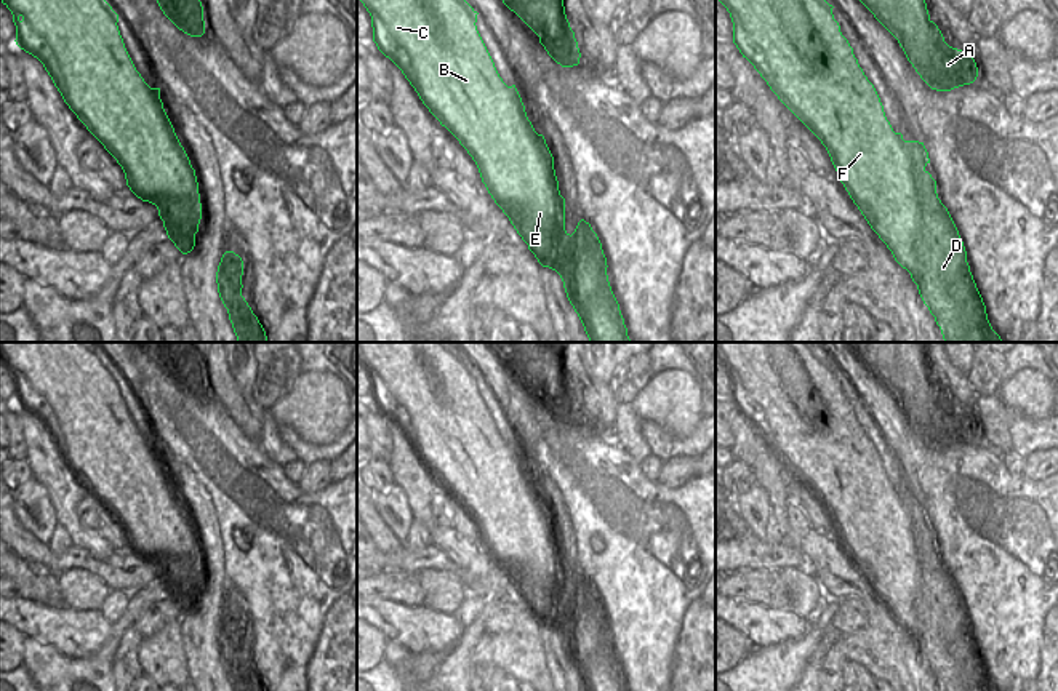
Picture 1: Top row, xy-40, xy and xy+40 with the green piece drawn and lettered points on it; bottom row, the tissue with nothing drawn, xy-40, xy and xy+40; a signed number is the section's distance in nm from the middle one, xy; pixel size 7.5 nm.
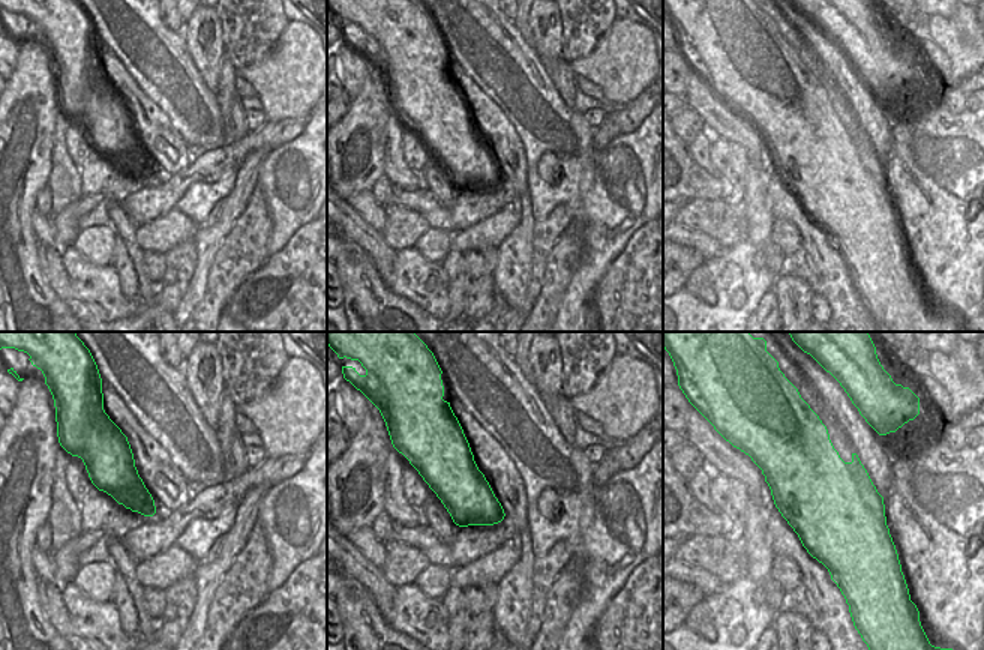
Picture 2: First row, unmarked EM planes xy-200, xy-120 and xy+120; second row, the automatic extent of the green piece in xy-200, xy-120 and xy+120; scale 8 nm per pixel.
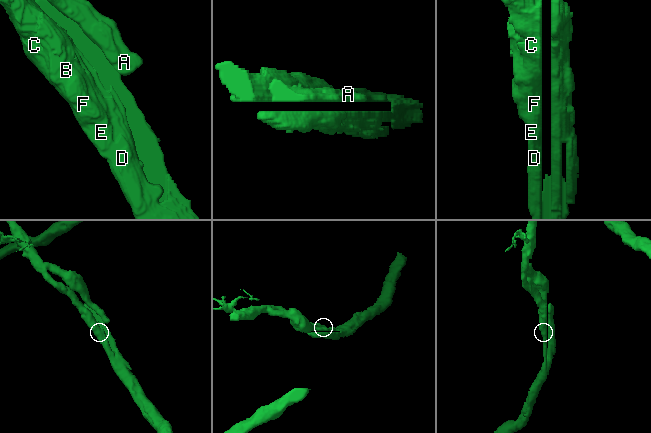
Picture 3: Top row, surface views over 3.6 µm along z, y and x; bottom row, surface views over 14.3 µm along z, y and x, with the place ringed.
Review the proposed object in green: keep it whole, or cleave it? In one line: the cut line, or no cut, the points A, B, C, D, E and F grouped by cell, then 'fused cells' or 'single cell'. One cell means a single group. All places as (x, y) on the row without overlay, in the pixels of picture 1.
no cut; A B C D E F; single cell

